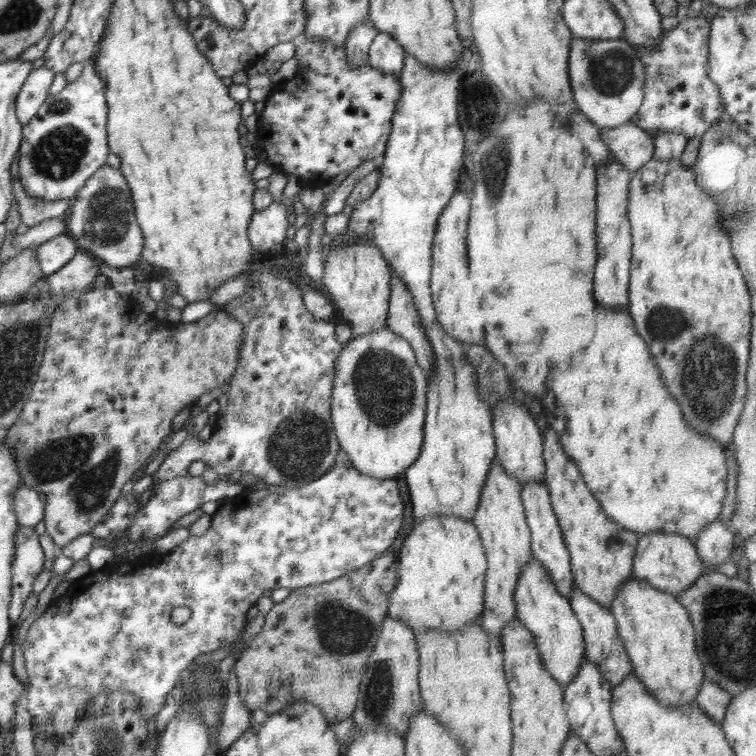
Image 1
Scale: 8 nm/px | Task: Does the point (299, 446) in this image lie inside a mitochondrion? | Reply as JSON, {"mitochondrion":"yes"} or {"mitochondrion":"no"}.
{"mitochondrion":"yes"}

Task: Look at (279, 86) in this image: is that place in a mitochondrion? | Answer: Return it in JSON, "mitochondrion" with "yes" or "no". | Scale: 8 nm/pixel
{"mitochondrion":"no"}

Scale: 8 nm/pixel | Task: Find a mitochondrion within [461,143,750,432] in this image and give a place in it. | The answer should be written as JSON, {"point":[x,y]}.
{"point":[708,379]}

